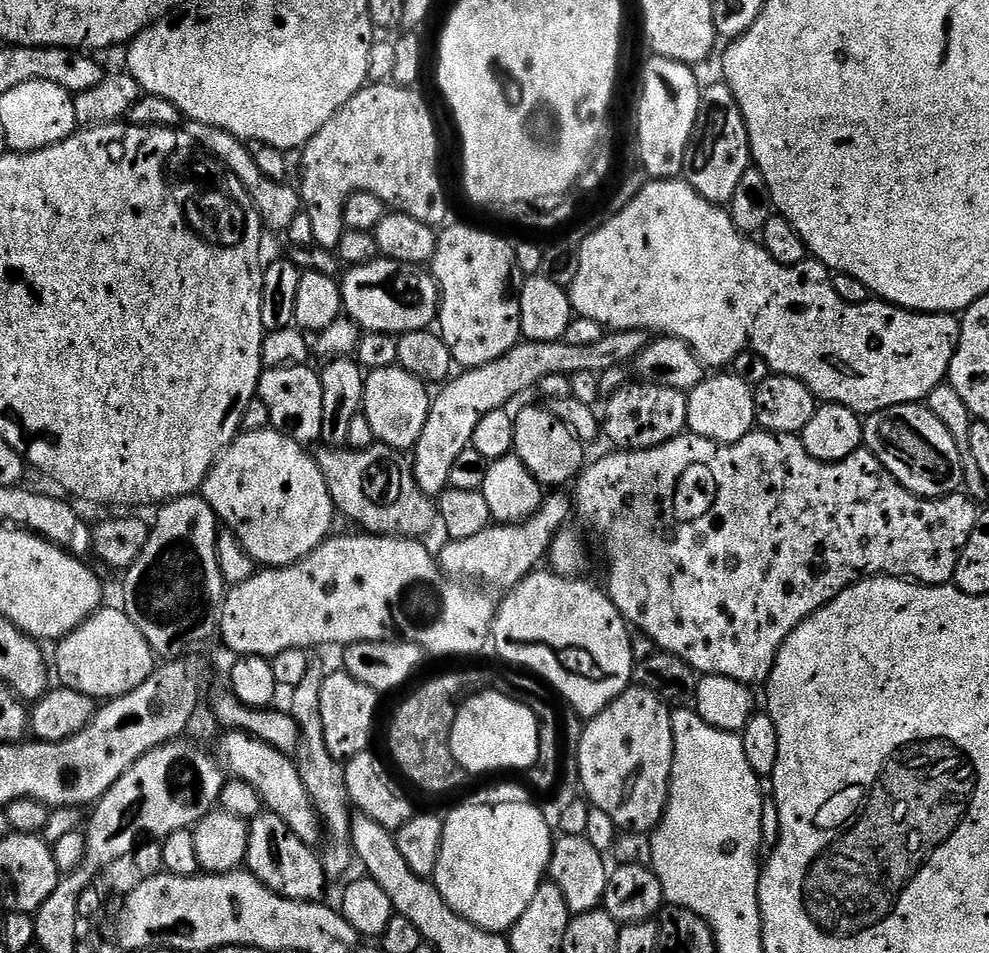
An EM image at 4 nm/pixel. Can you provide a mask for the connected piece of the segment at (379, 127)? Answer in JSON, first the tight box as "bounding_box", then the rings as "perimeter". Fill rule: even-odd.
{"bounding_box":[298,83,448,250],"perimeter":[[[369,83],[360,89],[346,106],[302,149],[304,161],[300,164],[298,191],[303,211],[308,212],[313,238],[319,247],[334,250],[345,232],[344,207],[354,194],[369,192],[378,194],[389,209],[405,212],[418,222],[440,226],[448,216],[448,200],[444,197],[444,184],[436,169],[436,124],[428,104],[419,96],[419,91],[399,88],[397,84]]]}

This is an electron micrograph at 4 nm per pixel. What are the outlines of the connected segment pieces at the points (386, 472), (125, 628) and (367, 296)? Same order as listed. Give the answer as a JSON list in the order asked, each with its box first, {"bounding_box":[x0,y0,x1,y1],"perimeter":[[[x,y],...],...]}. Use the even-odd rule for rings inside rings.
[{"bounding_box":[315,442,438,538],"perimeter":[[[379,442],[370,448],[321,449],[315,453],[316,465],[322,470],[322,478],[326,478],[330,498],[341,517],[349,516],[364,527],[361,529],[365,533],[378,536],[424,538],[432,527],[437,527],[438,508],[433,497],[420,489],[411,463],[403,460],[397,449]]]},{"bounding_box":[55,606,158,702],"perimeter":[[[102,606],[94,615],[86,618],[86,622],[82,622],[82,626],[78,626],[70,634],[63,636],[55,648],[55,679],[57,676],[60,679],[57,681],[63,687],[78,690],[78,694],[91,696],[97,702],[116,700],[119,696],[130,694],[130,690],[138,690],[138,686],[142,686],[142,682],[146,682],[146,678],[150,678],[150,674],[155,672],[158,667],[158,657],[152,652],[150,642],[146,642],[146,638],[142,638],[142,630],[138,630],[138,626],[134,626],[134,622],[130,622],[130,618],[120,606],[116,606],[116,608]]]},{"bounding_box":[340,258,440,334],"perimeter":[[[383,258],[366,266],[348,268],[342,276],[340,293],[344,296],[344,312],[364,332],[403,334],[431,329],[440,311],[440,287],[432,275]]]}]

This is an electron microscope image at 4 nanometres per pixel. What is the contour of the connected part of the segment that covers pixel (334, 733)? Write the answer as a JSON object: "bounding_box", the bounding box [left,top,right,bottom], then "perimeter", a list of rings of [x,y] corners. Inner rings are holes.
{"bounding_box":[322,671,378,762],"perimeter":[[[329,671],[322,682],[322,734],[326,750],[341,762],[353,760],[358,754],[369,751],[372,740],[372,727],[376,724],[376,700],[378,693],[370,686],[358,682],[349,672]]]}

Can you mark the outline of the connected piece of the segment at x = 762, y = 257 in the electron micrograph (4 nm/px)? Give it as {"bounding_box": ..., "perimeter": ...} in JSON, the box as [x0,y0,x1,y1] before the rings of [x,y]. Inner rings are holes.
{"bounding_box":[570,178,960,414],"perimeter":[[[683,178],[652,180],[637,194],[634,202],[626,206],[626,210],[622,210],[617,216],[608,216],[598,231],[591,232],[589,236],[579,241],[578,247],[580,250],[578,278],[574,278],[570,289],[572,311],[576,316],[590,318],[598,322],[604,330],[621,332],[642,328],[661,337],[677,336],[696,351],[700,363],[708,370],[727,369],[732,360],[743,352],[762,354],[762,358],[766,358],[775,375],[801,380],[816,395],[817,401],[841,404],[861,414],[881,412],[899,404],[919,404],[927,401],[928,395],[947,381],[950,362],[960,341],[960,320],[955,315],[947,312],[911,312],[909,308],[898,308],[894,304],[884,303],[879,298],[869,299],[866,304],[847,304],[842,302],[842,298],[838,298],[834,290],[833,273],[819,260],[809,258],[798,266],[782,266],[774,262],[774,258],[770,258],[763,243],[746,238],[744,233],[739,232],[734,226],[734,222],[721,205],[712,204],[706,198],[702,198]]]}

